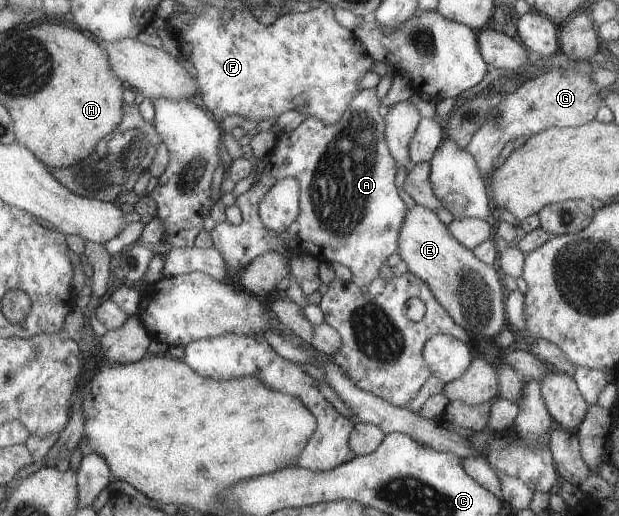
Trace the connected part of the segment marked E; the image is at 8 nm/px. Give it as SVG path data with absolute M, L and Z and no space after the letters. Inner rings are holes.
M415 205L401 226L398 254L406 262L408 273L421 278L436 294L437 300L463 329L478 336L493 337L504 329L504 288L496 267L487 265L465 245L459 243L438 220L432 209Z

